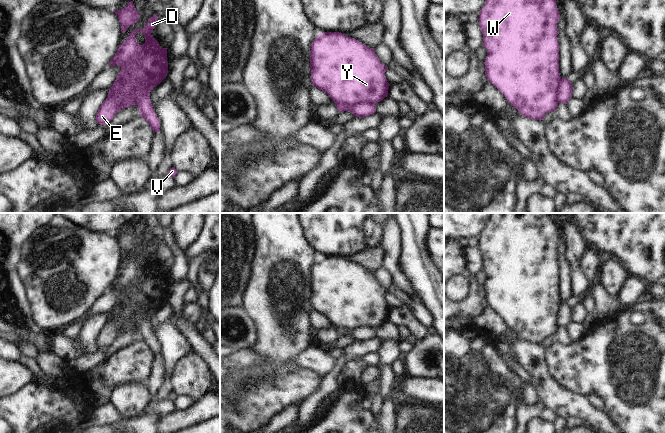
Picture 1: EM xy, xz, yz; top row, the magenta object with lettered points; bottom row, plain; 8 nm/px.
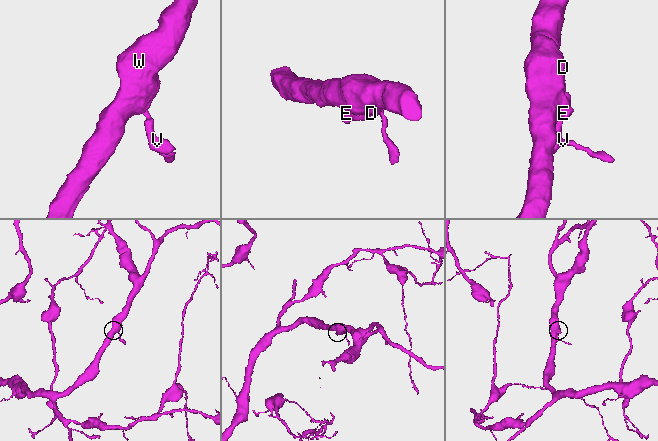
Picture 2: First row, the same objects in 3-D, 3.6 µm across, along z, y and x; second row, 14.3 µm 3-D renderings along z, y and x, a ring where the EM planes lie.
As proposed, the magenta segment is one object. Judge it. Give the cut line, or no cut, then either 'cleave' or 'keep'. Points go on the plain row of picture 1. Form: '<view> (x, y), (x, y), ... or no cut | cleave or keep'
xz (336, 326), (344, 328), (371, 326), (374, 328) | cleave

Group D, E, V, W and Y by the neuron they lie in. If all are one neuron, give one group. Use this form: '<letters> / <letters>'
D W Y / E V

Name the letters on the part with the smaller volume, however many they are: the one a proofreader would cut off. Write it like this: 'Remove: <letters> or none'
Remove: E, V

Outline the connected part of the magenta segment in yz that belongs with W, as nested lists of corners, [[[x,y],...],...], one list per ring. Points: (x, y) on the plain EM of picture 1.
[[[492,213],[479,237],[483,270],[487,273],[484,286],[487,304],[522,340],[530,343],[543,344],[548,336],[557,334],[557,311],[561,305],[557,263],[559,242],[556,220],[550,213]]]

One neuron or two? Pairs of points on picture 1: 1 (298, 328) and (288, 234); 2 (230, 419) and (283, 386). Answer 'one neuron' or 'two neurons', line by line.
1: one neuron
2: one neuron

